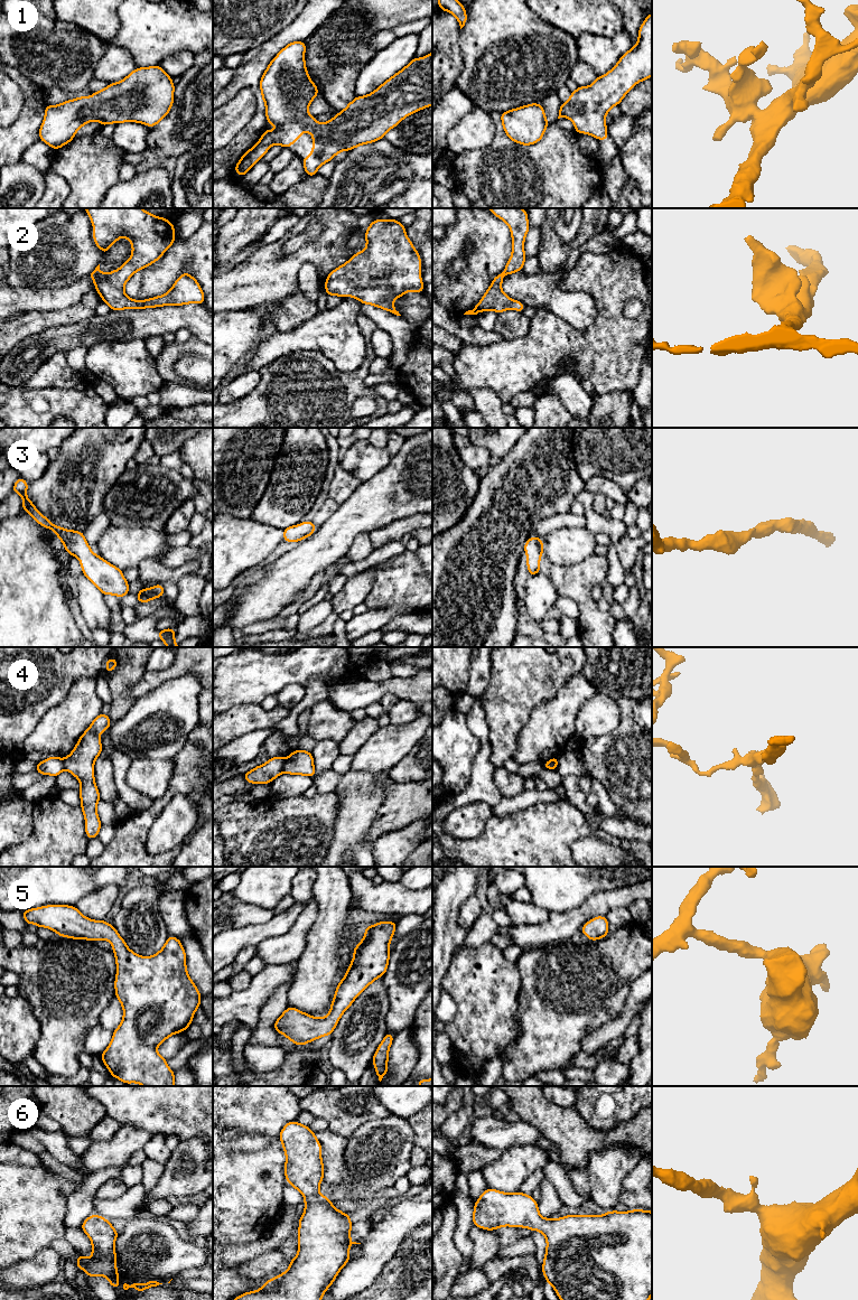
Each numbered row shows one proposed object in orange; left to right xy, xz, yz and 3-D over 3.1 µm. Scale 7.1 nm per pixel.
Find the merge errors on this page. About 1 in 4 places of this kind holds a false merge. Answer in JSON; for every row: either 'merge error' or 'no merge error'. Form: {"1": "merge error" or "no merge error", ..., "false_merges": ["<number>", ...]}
{"1": "no merge error", "2": "no merge error", "3": "no merge error", "4": "merge error", "5": "no merge error", "6": "no merge error", "false_merges": ["4"]}

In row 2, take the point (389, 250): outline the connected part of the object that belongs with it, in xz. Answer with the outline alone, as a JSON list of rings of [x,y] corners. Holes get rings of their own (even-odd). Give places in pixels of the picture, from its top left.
[[[374,219],[365,232],[366,247],[355,253],[346,263],[334,269],[327,277],[327,296],[353,297],[364,305],[373,305],[397,316],[393,301],[408,291],[421,293],[421,258],[398,219]]]

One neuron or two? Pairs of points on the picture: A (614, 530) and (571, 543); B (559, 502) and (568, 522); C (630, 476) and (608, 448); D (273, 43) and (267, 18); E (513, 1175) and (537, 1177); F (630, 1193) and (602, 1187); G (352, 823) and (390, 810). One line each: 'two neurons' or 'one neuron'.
A: two neurons
B: two neurons
C: one neuron
D: two neurons
E: two neurons
F: two neurons
G: two neurons

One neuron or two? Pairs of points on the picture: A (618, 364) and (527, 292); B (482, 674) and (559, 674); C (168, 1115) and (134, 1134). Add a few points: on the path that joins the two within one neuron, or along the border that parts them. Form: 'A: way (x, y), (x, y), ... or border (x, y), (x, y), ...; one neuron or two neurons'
A: border (537, 308), (547, 308), (574, 327), (583, 329); two neurons
B: border (491, 658), (491, 677), (481, 699); two neurons
C: border (121, 1124), (133, 1124), (152, 1134); two neurons

